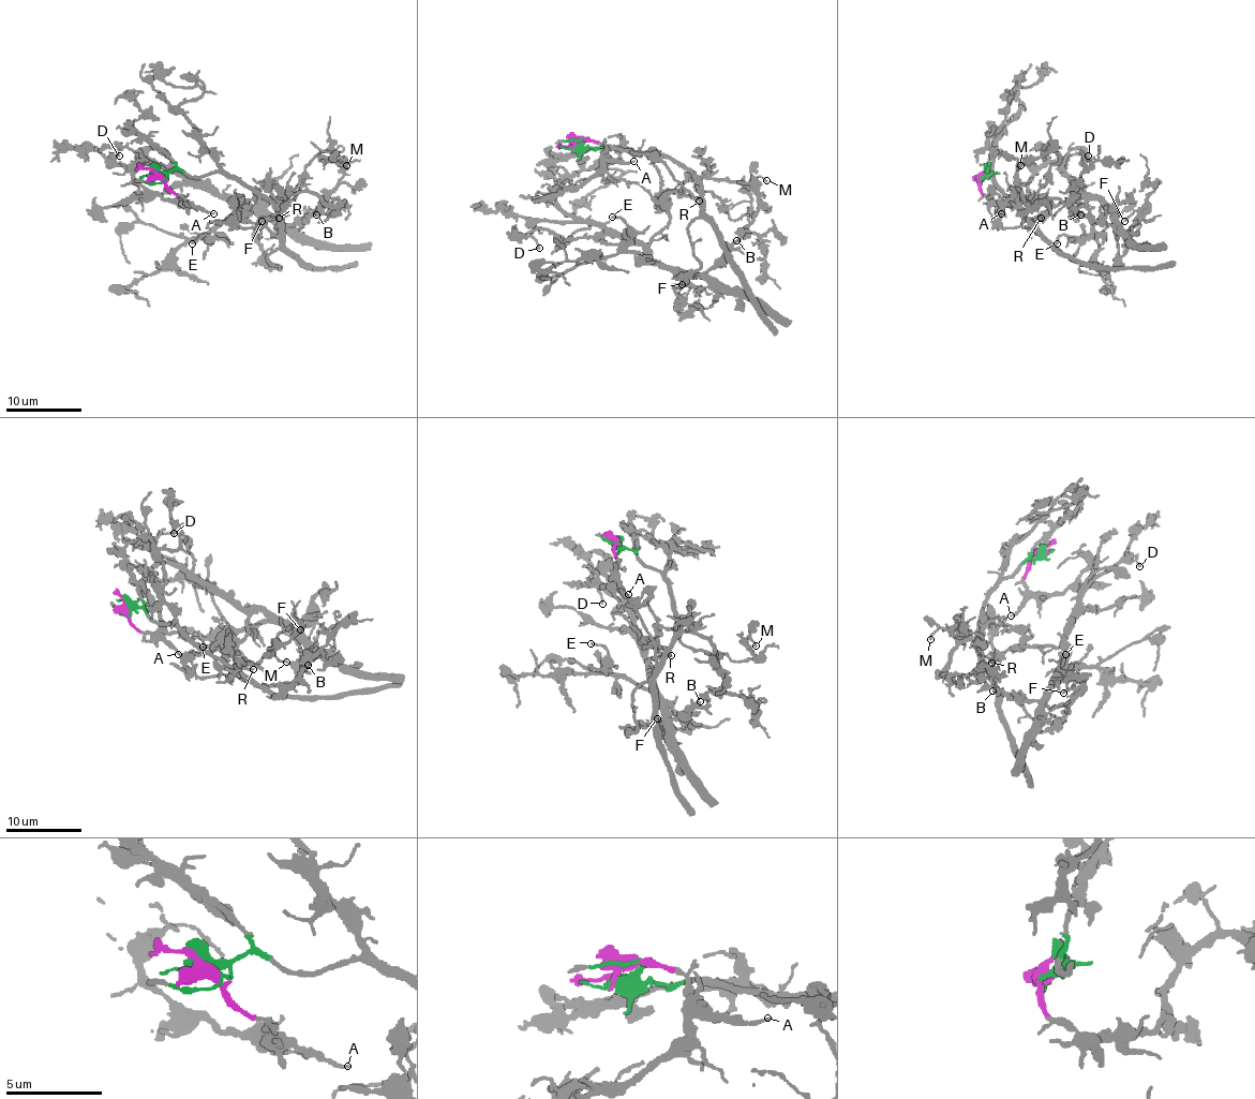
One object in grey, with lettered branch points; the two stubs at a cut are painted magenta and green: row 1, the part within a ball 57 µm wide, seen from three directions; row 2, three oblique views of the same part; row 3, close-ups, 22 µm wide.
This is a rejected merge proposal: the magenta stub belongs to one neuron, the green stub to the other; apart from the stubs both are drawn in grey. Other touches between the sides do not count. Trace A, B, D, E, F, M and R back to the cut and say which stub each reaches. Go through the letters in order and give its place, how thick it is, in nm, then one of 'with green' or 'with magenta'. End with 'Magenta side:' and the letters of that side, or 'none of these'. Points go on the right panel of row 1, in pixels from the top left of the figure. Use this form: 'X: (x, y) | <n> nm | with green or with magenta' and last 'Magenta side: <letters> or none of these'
A: (1001, 213) | 180 nm | with magenta
B: (1080, 214) | 180 nm | with magenta
D: (1088, 156) | 160 nm | with magenta
E: (1057, 243) | 160 nm | with magenta
F: (1124, 221) | 170 nm | with green
M: (1020, 165) | 130 nm | with green
R: (1041, 218) | 180 nm | with green
Magenta side: A, B, D, E

